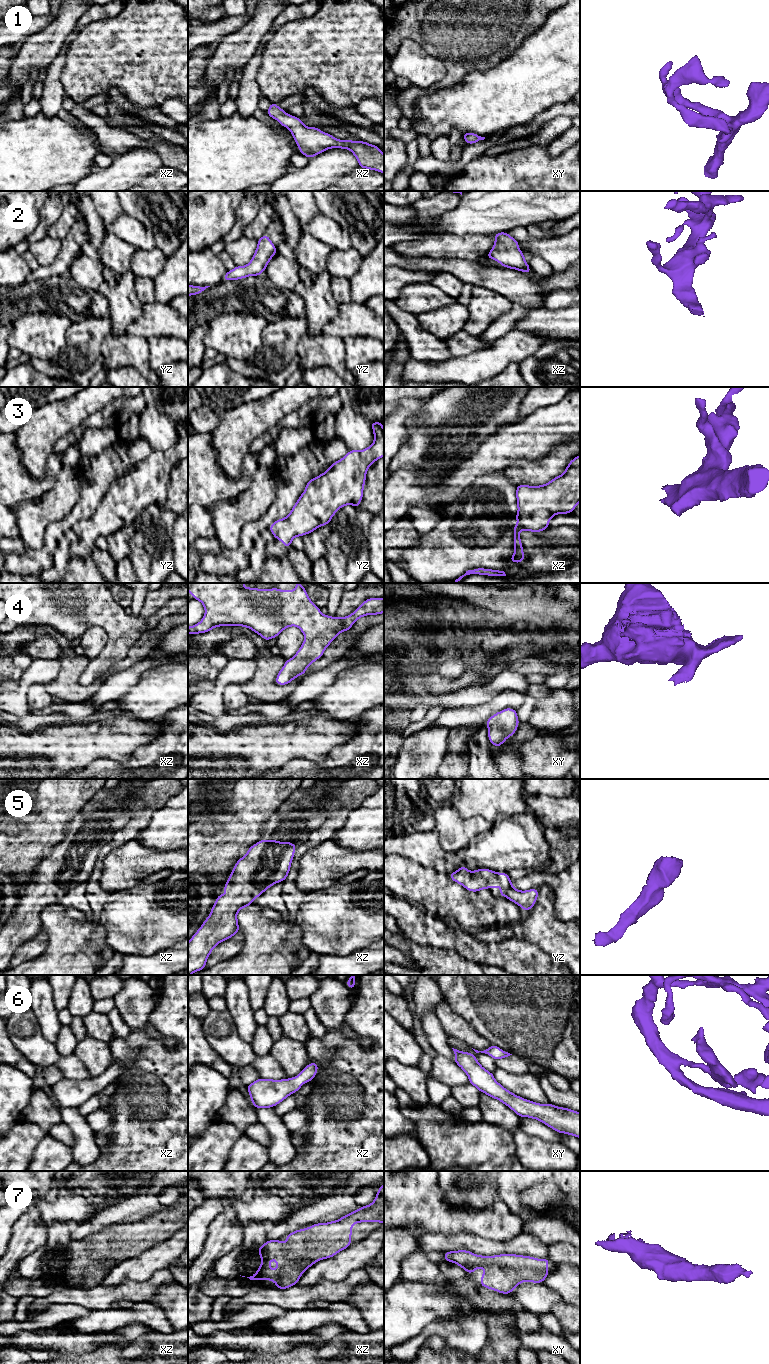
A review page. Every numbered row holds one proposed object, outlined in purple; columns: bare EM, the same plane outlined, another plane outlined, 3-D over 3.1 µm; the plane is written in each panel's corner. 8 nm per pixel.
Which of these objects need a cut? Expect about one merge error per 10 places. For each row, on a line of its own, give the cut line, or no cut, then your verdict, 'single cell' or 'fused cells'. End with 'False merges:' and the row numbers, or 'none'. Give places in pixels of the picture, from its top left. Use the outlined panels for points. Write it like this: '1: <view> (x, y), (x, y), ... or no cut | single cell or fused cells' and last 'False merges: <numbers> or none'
1: no cut | single cell
2: no cut | single cell
3: no cut | single cell
4: no cut | single cell
5: no cut | single cell
6: no cut | single cell
7: no cut | single cell
False merges: none

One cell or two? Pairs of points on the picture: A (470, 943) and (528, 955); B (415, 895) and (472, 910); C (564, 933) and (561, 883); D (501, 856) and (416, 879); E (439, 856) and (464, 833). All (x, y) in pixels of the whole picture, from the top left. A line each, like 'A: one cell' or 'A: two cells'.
A: one cell
B: one cell
C: two cells
D: two cells
E: two cells

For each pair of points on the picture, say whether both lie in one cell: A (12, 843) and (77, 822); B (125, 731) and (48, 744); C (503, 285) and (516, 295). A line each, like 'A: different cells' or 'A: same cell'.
A: different cells
B: same cell
C: same cell

